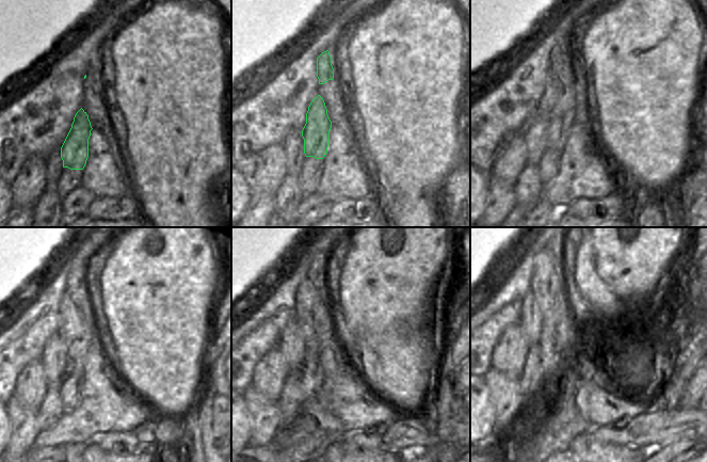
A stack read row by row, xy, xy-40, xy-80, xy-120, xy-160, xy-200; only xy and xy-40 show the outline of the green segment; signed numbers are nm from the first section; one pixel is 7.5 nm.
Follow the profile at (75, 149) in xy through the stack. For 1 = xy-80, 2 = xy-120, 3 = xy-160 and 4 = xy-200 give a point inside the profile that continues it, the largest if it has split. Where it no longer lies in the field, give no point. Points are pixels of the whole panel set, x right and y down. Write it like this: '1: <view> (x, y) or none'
1: xy-80 (557, 105)
2: xy-120 (79, 324)
3: xy-160 (312, 308)
4: xy-200 (548, 283)

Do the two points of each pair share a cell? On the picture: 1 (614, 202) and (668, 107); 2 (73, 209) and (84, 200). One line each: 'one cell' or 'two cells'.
1: two cells
2: one cell

